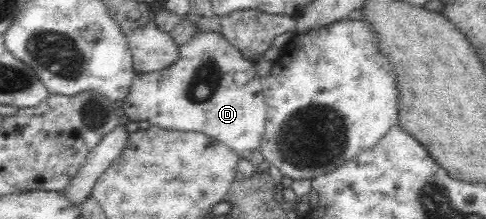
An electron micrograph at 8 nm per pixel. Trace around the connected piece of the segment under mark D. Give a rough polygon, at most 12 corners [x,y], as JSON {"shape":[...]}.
{"shape":[[197,29],[138,73],[122,118],[196,131],[259,173],[267,104],[255,61]]}

